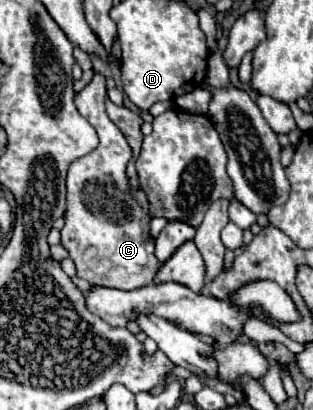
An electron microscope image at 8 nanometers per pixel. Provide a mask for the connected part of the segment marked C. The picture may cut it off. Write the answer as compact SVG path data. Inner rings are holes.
M95 73L91 83L75 95L79 113L95 127L99 135L99 147L85 157L75 159L69 167L67 211L65 227L61 229L61 245L75 263L77 277L87 279L91 285L131 291L151 285L161 269L161 261L155 255L155 239L149 235L151 203L147 201L147 193L143 189L131 189L129 177L125 173L127 161L131 159L131 147L121 129L109 119L105 111L105 97L107 87L105 75L101 73ZM95 189L101 195L99 199L95 199Z

